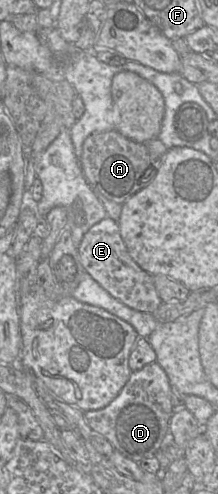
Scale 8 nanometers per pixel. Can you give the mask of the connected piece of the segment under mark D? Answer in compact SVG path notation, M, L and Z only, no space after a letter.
M156 362L144 366L138 371L132 371L130 377L118 396L106 407L84 412L87 424L102 435L121 455L139 462L154 457L160 450L165 436L169 433L169 419L176 409L176 398L181 399L173 390L164 369Z

